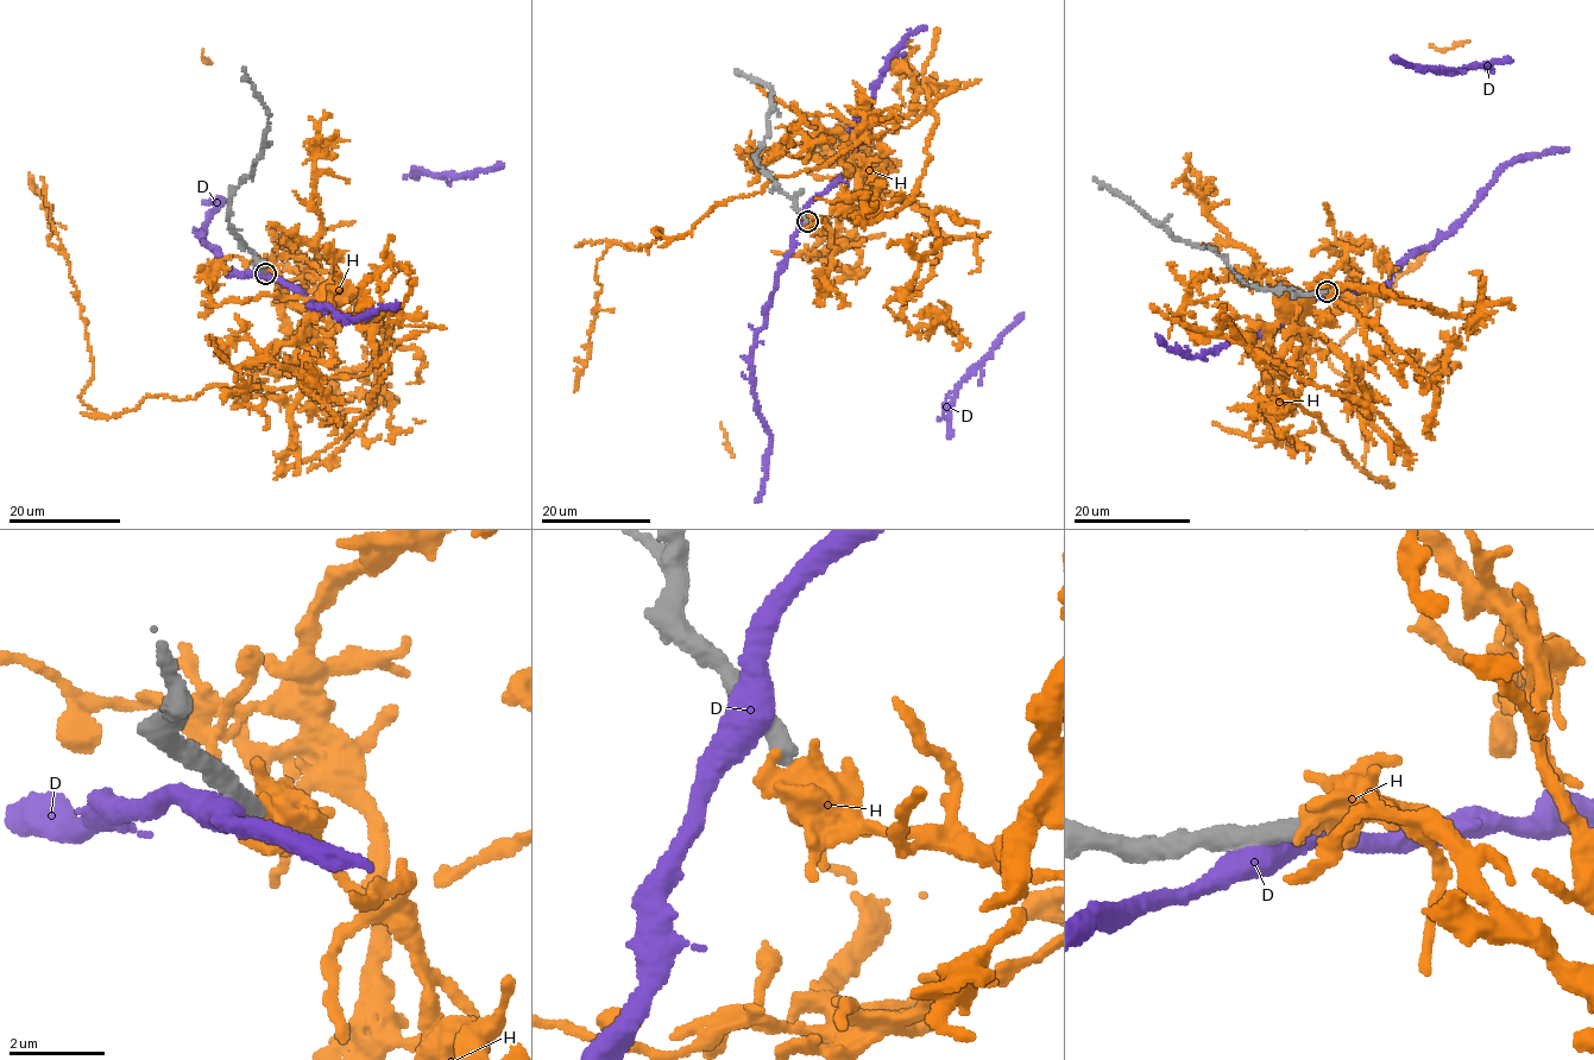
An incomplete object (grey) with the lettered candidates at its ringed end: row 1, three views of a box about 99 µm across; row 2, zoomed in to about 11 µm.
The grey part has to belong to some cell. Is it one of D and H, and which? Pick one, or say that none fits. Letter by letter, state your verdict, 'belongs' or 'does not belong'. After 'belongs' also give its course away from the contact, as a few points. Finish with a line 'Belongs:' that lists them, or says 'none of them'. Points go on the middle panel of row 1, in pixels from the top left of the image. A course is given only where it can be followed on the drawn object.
D: does not belong
H: does not belong
Belongs: none of them

